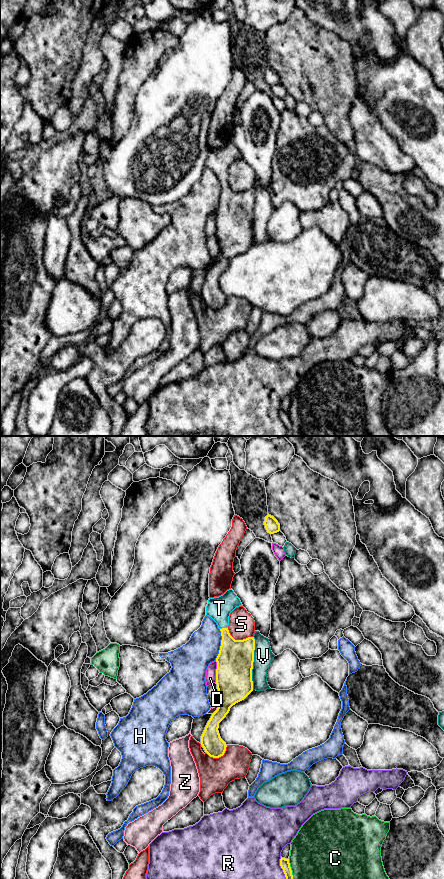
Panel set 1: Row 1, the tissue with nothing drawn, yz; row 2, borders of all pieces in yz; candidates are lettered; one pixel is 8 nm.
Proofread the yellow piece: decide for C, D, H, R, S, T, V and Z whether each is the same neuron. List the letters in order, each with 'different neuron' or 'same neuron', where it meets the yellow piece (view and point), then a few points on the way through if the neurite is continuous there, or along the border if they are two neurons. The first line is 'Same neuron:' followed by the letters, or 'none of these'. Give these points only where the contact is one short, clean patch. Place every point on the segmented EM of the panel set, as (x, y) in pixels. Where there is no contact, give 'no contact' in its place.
Same neuron: T
C: different neuron | yz (290, 869)
D: different neuron | yz (216, 671)
H: different neuron | yz (221, 644)
R: different neuron | yz (281, 867)
S: different neuron | yz (238, 640)
T: same neuron | yz (223, 628) | across yz (235, 656), (230, 649), (223, 628), (219, 608)
V: different neuron | yz (252, 663)
Z: different neuron | yz (217, 708)

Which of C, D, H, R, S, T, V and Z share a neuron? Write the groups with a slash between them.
C / D / H / R / S / T / V / Z

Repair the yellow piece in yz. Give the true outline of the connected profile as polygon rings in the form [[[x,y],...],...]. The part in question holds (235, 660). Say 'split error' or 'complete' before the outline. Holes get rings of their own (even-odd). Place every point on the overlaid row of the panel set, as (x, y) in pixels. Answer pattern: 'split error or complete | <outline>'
split error | [[[232,589],[219,597],[209,598],[206,606],[206,615],[217,623],[222,636],[216,658],[219,706],[212,714],[201,736],[202,747],[213,758],[223,756],[227,747],[220,737],[219,723],[233,705],[244,700],[253,691],[255,639],[248,637],[235,640],[228,630],[230,613],[239,606],[243,605]]]

